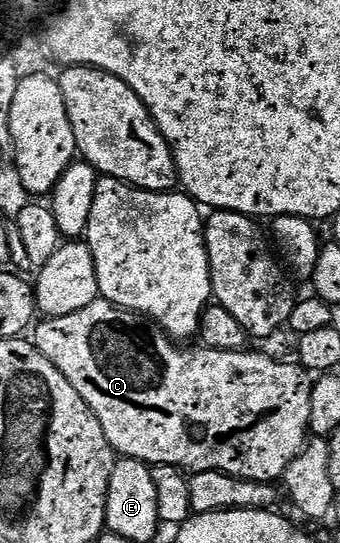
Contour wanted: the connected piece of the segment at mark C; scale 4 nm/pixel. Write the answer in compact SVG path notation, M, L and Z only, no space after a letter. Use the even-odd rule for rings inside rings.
M100 297L87 309L79 309L79 313L71 313L67 317L58 319L46 318L38 322L32 328L31 339L37 350L47 352L49 360L54 363L75 385L79 397L87 401L87 405L95 413L99 425L103 425L103 433L107 437L109 446L113 448L118 456L127 459L138 459L141 463L150 465L160 465L163 467L180 467L182 472L196 473L199 471L222 471L228 475L233 475L236 479L250 479L256 483L276 484L284 480L287 469L295 457L304 449L306 443L311 438L309 429L309 418L311 417L311 395L313 383L304 367L293 363L280 363L277 359L272 359L269 355L260 355L252 349L240 351L213 351L208 349L198 349L199 351L184 351L184 346L178 345L170 339L156 323L146 321L142 316L127 311L123 307L115 307Z

